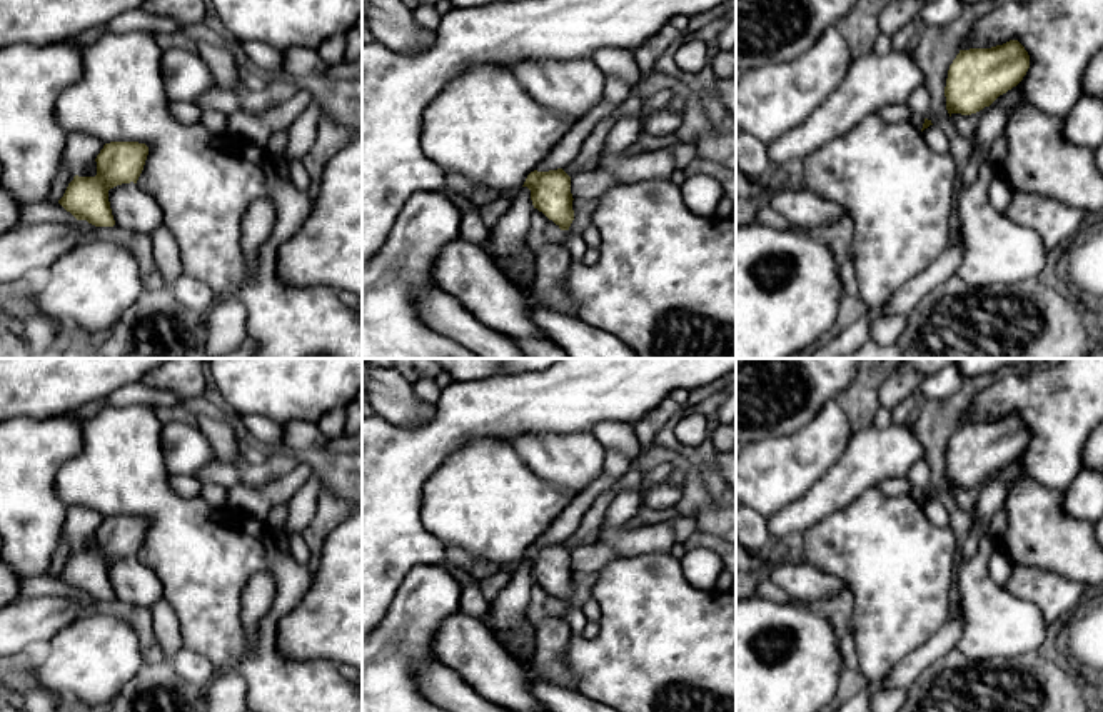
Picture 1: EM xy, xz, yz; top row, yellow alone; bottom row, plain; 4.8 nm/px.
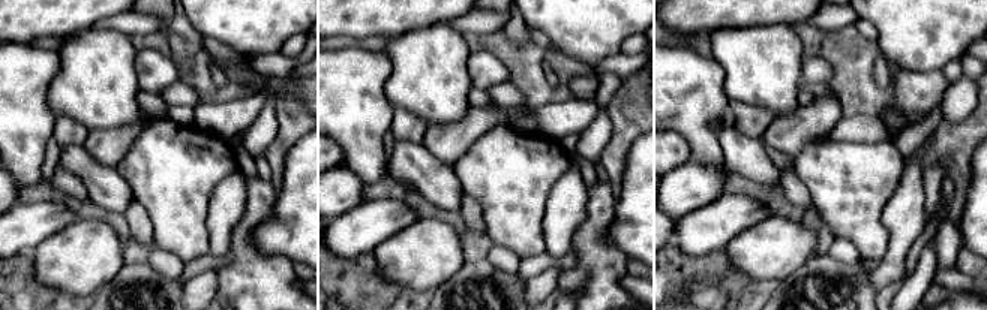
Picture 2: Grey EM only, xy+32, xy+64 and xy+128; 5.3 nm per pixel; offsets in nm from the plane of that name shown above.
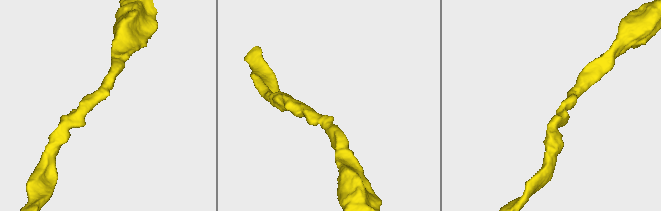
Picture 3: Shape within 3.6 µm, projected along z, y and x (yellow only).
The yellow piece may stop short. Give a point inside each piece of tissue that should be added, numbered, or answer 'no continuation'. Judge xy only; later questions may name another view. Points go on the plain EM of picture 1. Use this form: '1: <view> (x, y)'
no continuation

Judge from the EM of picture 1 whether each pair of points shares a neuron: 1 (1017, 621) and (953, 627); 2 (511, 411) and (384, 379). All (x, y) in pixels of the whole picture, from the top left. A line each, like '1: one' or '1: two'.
1: two
2: two

